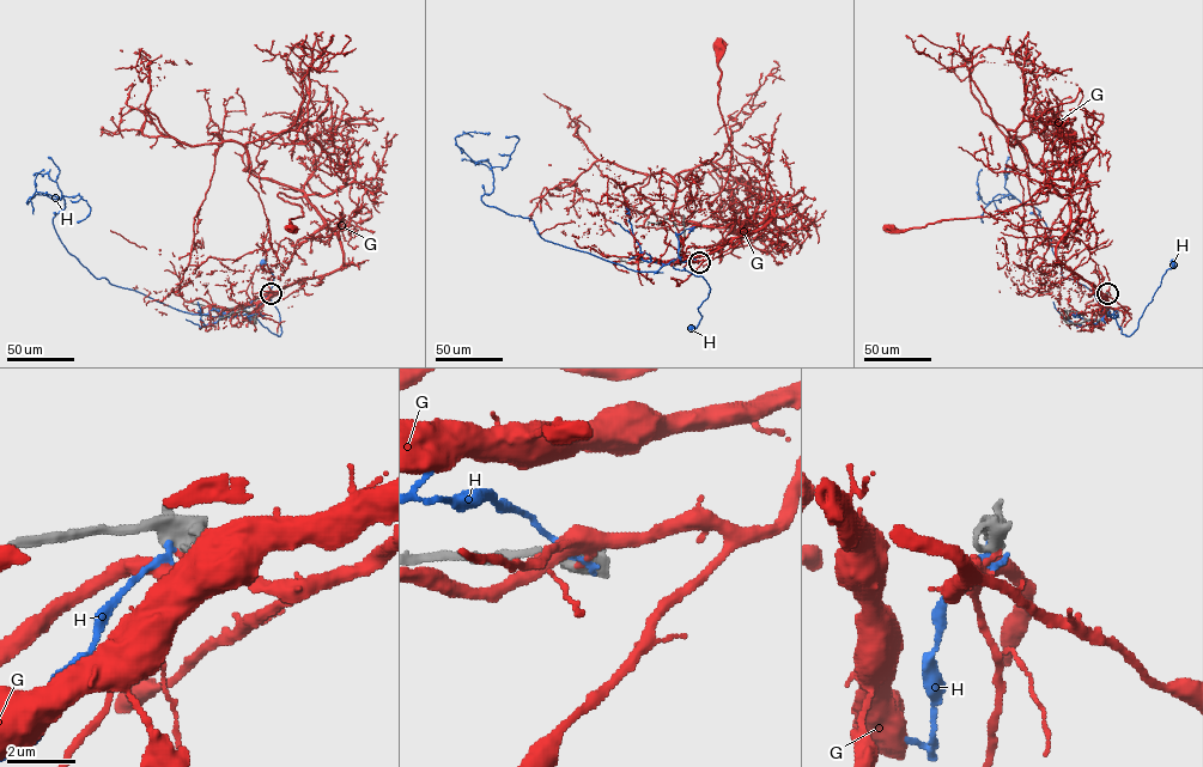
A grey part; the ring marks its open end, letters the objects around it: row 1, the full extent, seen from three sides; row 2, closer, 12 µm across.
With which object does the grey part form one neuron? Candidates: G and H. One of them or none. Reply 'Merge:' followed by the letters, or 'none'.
Merge: none

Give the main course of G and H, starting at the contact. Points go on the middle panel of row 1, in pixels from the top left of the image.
G: (698, 261), (758, 231), (771, 211), (729, 224), (706, 202), (731, 156), (718, 44)
H: (698, 261), (668, 263), (702, 277), (710, 288), (698, 308), (702, 317), (692, 328)

